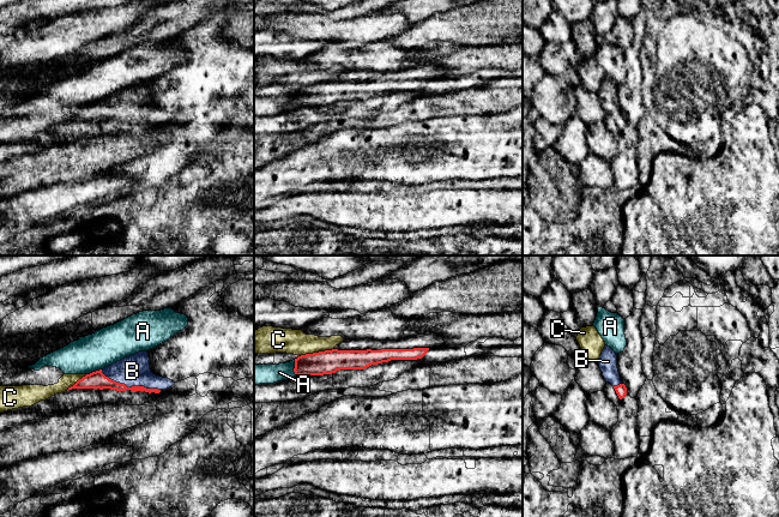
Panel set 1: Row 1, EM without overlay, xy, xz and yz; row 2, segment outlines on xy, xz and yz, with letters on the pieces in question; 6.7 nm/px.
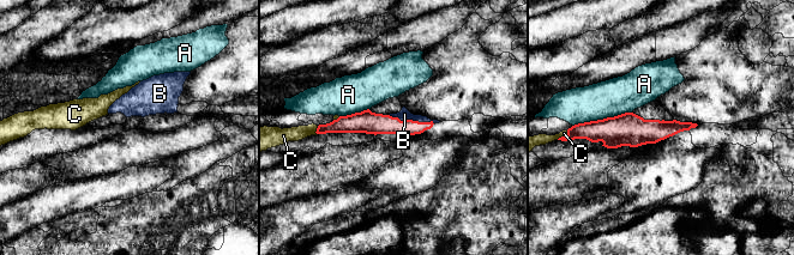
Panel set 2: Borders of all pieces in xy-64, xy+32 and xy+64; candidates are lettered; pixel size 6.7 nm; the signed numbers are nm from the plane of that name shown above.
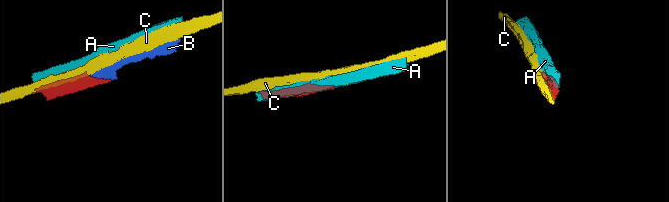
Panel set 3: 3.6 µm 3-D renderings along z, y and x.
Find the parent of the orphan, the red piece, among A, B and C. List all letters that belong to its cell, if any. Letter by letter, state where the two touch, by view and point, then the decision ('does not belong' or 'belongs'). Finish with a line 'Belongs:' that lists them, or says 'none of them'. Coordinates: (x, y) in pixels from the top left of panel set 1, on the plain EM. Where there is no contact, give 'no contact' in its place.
A: contact xz (294, 100); does not belong
B: contact xy (130, 119); belongs
C: contact xz (316, 84); does not belong
Belongs: B

